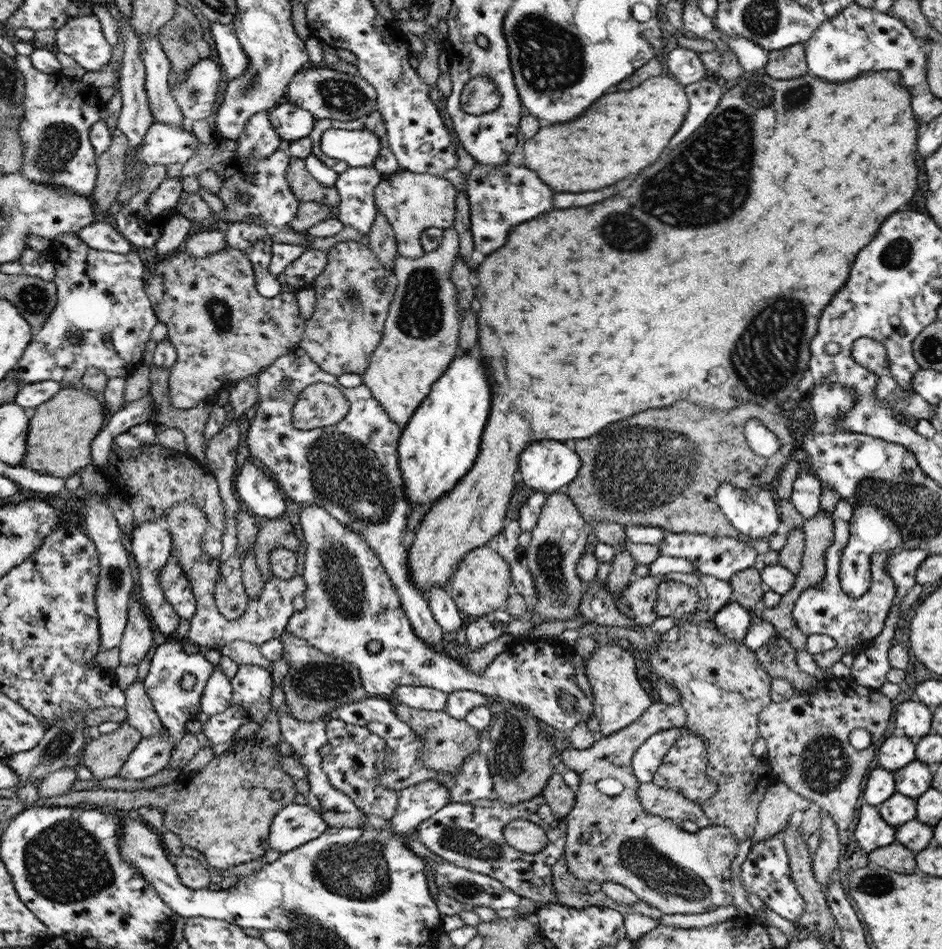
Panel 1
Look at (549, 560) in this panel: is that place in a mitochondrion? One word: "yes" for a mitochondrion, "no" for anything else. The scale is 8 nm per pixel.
yes

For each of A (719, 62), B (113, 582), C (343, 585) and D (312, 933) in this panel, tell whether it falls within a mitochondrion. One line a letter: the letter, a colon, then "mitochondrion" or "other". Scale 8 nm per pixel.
A: other
B: mitochondrion
C: mitochondrion
D: other

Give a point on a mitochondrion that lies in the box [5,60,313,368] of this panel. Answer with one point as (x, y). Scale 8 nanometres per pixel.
(58, 143)

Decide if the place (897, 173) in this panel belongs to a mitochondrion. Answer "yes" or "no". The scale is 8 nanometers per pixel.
no

